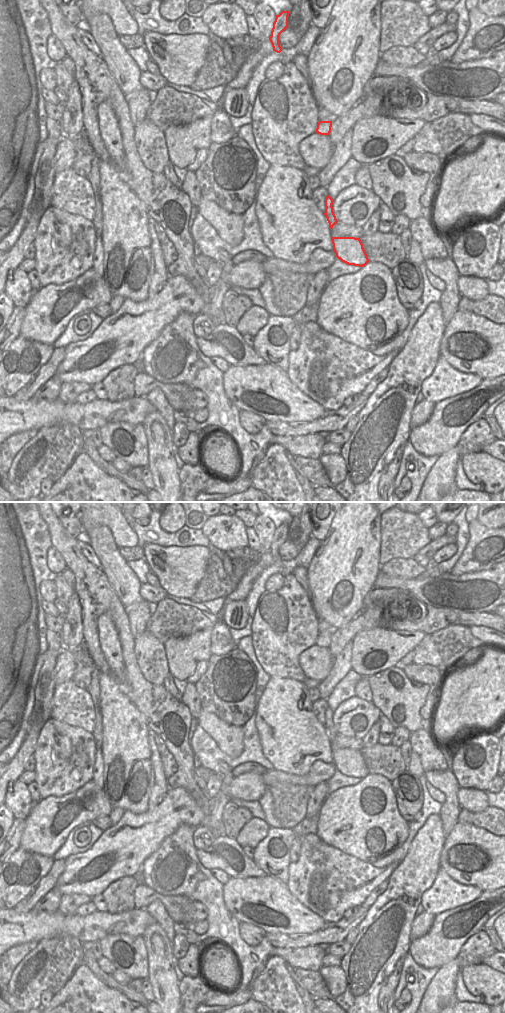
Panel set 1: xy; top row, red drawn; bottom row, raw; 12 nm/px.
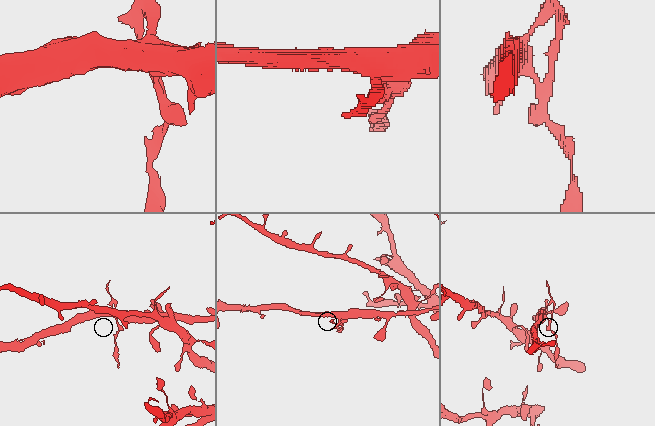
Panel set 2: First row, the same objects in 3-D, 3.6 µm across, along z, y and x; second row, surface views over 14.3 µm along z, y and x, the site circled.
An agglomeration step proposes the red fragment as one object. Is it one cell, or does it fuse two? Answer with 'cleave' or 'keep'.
cleave

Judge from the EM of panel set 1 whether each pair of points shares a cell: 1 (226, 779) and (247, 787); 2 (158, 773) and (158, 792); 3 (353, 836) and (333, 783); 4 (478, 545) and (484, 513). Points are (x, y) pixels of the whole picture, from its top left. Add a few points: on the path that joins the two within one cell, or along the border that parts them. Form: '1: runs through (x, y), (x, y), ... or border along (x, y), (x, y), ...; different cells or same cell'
1: border along (233, 776), (229, 786), (230, 797); different cells
2: runs through (158, 778), (158, 787); same cell
3: border along (358, 782), (352, 785), (341, 786), (328, 794); different cells
4: border along (476, 519), (483, 525), (494, 529); different cells

